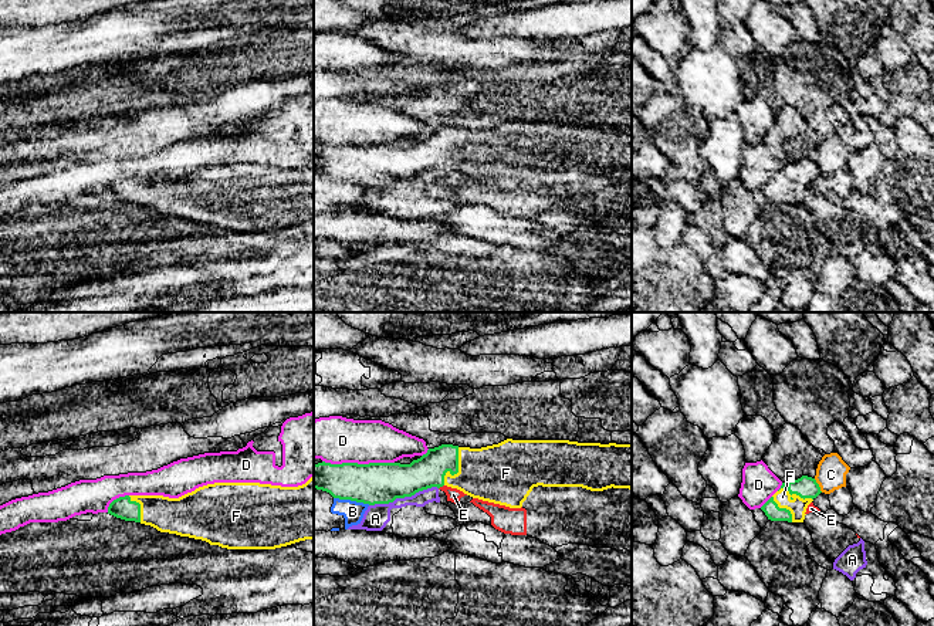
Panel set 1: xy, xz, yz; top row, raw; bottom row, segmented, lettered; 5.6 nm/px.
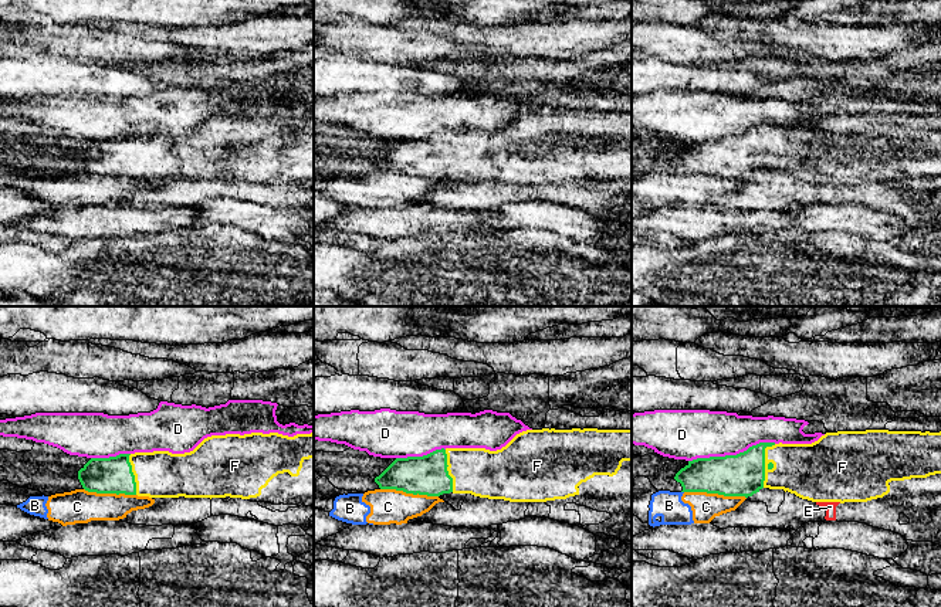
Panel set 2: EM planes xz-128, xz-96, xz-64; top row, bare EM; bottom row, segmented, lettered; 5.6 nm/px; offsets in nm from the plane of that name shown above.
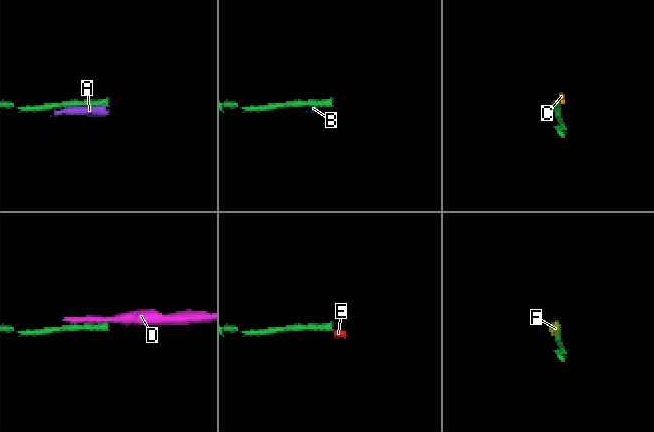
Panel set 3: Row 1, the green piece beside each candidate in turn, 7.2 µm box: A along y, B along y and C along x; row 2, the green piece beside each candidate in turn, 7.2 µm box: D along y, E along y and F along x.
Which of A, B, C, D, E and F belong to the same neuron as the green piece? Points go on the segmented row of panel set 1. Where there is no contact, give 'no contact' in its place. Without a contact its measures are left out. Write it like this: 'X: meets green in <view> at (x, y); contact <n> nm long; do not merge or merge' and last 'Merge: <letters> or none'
A: meets green in xz at (403, 497); contact 400 nm long; do not merge
B: meets green in xz at (352, 500); contact 220 nm long; do not merge
C: meets green in yz at (818, 486); contact 90 nm long; do not merge
D: meets green in xz at (356, 463); contact 400 nm long; do not merge
E: meets green in xz at (440, 486); contact 40 nm long; do not merge
F: meets green in xz at (457, 471); contact 240 nm long; merge
Merge: F

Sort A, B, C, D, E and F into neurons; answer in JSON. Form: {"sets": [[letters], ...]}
{"sets": [["A", "E"], ["B", "C"], ["D"], ["F"]]}

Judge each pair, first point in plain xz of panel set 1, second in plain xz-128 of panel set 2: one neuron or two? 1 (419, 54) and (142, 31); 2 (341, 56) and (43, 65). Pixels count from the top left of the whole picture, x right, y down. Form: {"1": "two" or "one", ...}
{"1": "one", "2": "two"}

